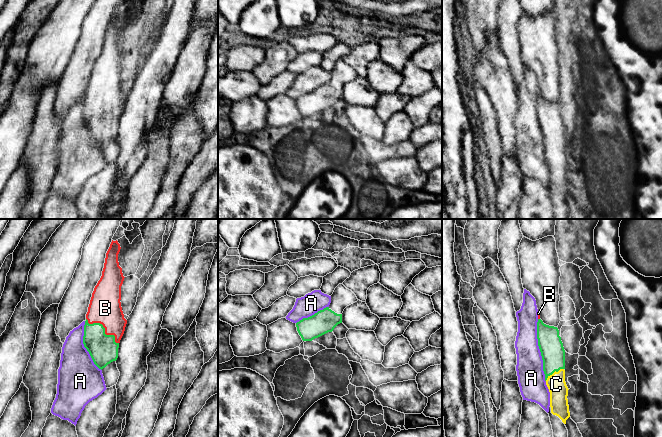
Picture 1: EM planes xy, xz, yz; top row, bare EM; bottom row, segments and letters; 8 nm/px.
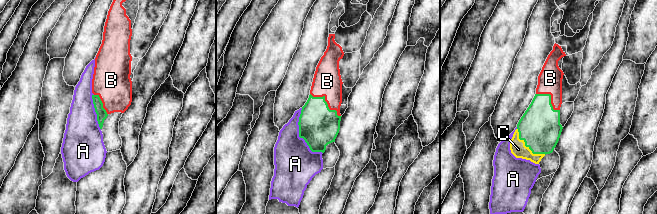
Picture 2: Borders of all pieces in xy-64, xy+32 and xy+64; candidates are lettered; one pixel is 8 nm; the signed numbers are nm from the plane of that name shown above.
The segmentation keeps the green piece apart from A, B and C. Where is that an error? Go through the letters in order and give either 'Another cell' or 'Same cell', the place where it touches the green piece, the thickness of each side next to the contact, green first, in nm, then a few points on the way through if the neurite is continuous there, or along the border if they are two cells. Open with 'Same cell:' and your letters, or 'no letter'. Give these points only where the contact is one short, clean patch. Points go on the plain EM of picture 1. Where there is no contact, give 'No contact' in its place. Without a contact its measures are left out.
Same cell: B, C
A: Another cell. Touches green at yz (540, 126). Thickness 190 nm (green) against 220 nm
B: Same cell. Touches green at xy (104, 105). Thickness 240 nm (green) against 260 nm. Path across: xy (103, 125), (104, 105), (105, 84)
C: Same cell. Touches green at yz (554, 147). Thickness 190 nm (green) against 150 nm. Path across: yz (551, 123), (554, 147), (556, 160)

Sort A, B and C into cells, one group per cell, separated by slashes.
A / B C

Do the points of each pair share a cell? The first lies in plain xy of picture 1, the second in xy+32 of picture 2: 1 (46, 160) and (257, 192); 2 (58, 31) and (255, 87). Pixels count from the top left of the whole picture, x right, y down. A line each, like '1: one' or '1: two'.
1: one
2: one

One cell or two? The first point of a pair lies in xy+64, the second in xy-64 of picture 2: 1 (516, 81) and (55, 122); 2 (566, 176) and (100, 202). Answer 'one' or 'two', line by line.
1: two
2: two

